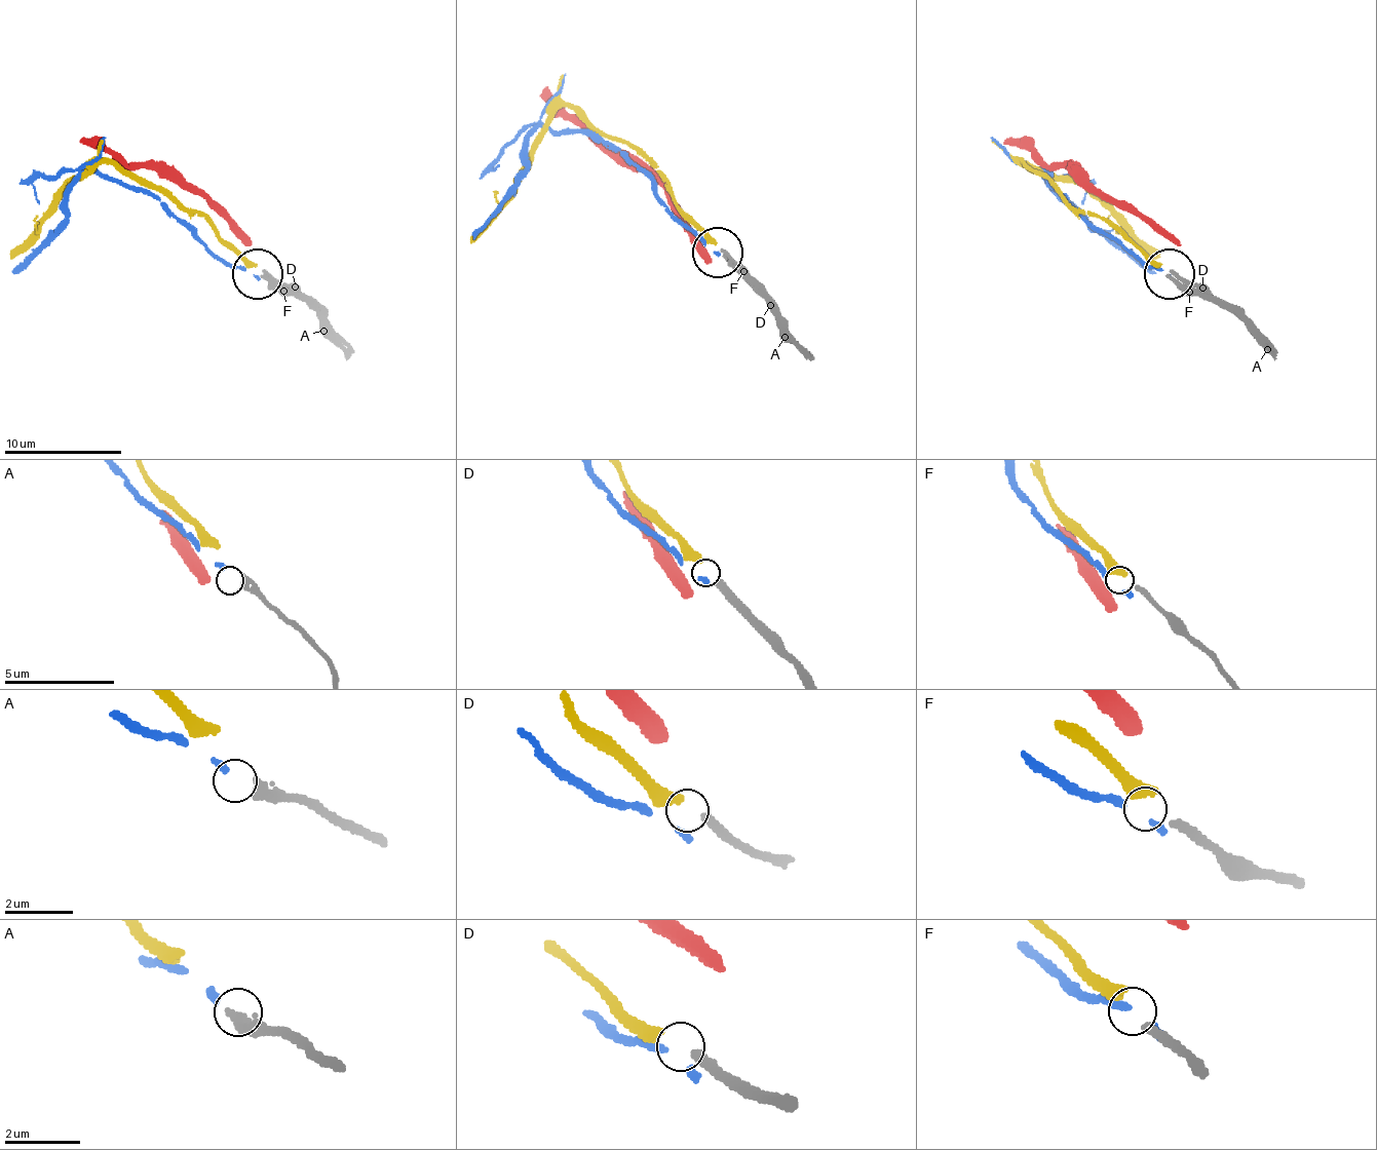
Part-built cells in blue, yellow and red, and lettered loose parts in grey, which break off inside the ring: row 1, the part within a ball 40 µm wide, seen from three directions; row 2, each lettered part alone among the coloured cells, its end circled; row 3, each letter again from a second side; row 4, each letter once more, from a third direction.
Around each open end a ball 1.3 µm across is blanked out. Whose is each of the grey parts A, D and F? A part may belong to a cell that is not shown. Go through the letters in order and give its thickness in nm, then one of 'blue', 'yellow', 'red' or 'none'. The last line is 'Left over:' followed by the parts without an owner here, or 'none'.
A: 320 nm | blue
D: 280 nm | yellow
F: 240 nm | none
Left over: F

